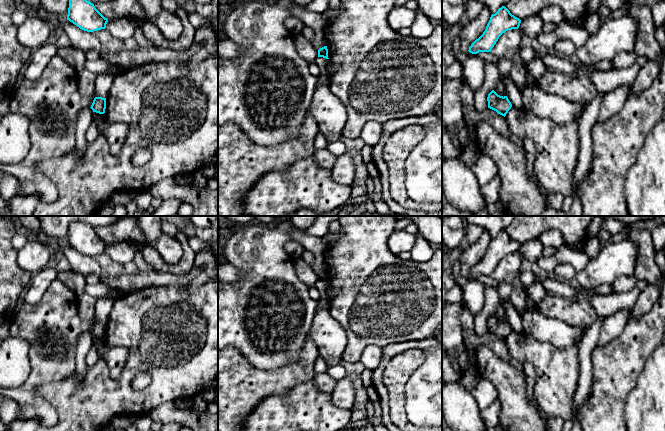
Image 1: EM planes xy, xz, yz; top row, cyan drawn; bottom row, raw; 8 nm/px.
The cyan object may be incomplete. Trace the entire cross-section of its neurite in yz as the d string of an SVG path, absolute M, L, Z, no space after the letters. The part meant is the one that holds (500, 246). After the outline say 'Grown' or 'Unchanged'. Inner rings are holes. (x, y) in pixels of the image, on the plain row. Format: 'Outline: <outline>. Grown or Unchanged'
Outline: M502 230L495 238L492 238L483 258L469 271L469 276L491 276L499 261L508 254L518 253L521 244Z. Unchanged

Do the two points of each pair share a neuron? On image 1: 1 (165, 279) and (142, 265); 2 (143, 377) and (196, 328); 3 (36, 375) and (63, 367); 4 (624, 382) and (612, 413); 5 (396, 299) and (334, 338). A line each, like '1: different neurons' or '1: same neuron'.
1: same neuron
2: different neurons
3: same neuron
4: same neuron
5: different neurons

